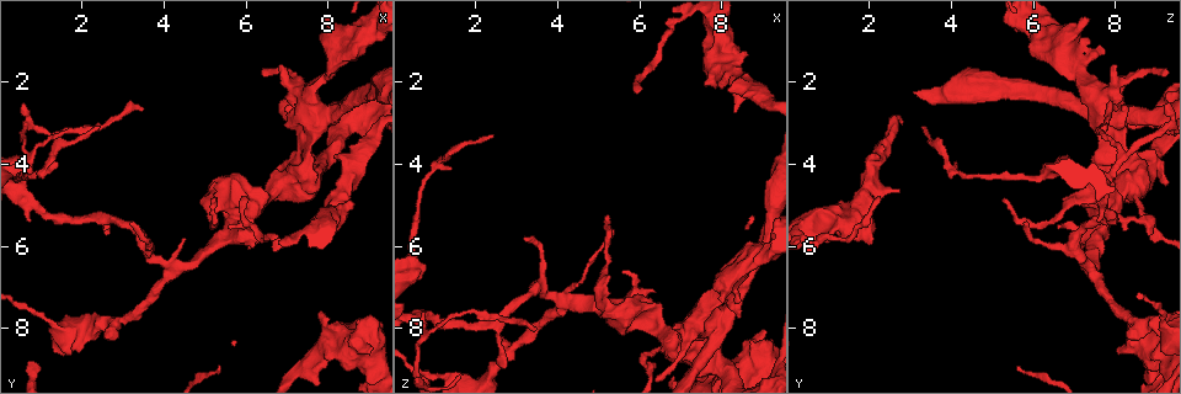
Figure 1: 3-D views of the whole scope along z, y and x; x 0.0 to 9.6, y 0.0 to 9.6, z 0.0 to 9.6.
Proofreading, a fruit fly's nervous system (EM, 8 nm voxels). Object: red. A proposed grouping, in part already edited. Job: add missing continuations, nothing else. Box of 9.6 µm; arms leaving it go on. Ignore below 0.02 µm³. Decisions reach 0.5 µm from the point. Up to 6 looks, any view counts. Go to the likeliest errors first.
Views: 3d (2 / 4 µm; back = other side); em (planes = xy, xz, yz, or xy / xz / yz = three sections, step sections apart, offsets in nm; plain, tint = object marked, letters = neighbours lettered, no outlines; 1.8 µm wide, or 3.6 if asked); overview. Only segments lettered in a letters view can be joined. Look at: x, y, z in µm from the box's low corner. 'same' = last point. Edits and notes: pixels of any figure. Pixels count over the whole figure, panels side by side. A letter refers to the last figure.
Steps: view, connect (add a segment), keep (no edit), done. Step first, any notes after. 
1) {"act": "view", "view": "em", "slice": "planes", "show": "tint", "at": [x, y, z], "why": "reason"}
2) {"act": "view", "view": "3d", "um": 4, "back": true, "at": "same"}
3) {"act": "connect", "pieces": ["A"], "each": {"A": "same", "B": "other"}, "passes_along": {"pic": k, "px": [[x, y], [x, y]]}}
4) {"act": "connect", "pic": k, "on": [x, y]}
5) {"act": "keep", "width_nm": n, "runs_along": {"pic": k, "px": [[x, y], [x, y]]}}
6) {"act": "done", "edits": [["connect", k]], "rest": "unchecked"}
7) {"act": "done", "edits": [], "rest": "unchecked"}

{"act": "view", "view": "3d", "um": 4, "at": [7.50, 3.10, 8.10], "why": "looks like a crossing"}

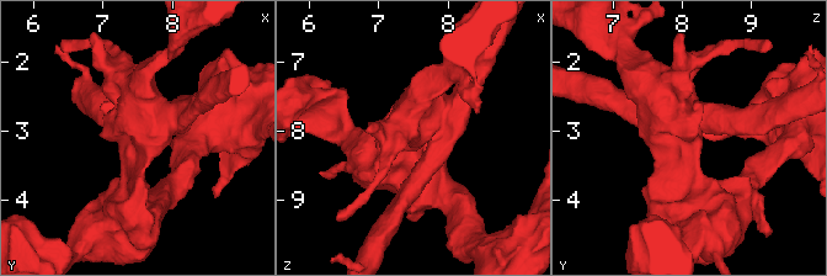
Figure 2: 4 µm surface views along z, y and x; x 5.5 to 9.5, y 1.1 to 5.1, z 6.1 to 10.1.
{"act": "view", "view": "em", "um": 3.6, "slice": "planes", "show": "tint", "at": [7.55, 3.05, 8.05], "why": "now the EM"}

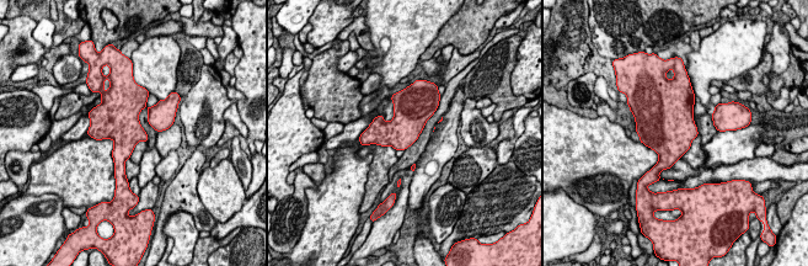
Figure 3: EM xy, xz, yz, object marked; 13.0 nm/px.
{"act": "view", "view": "em", "um": 3.6, "slice": "planes", "show": "letters", "at": "same", "why": "see the neighbours"}

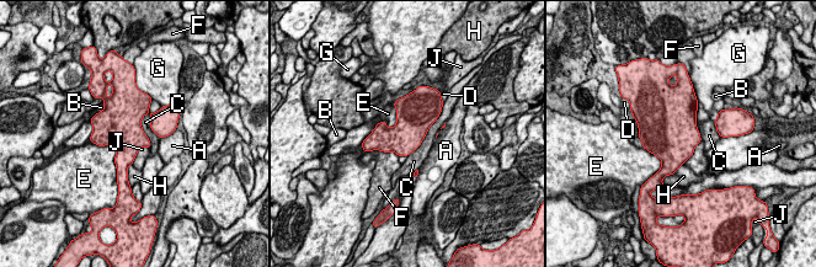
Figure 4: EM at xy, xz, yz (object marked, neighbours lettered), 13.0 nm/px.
{"act": "keep", "each": {"A": "other", "B": "other", "C": "other", "D": "other", "E": "other", "F": "other", "G": "other", "H": "other", "J": "other"}, "border": {"pic": 4, "px": [[149, 147], [142, 147], [131, 164]]}, "found": "none of them fits"}

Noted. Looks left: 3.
{"act": "view", "view": "em", "slice": "xy", "step": 8, "show": "tint", "at": [8.30, 4.60, 2.75], "why": "free end"}

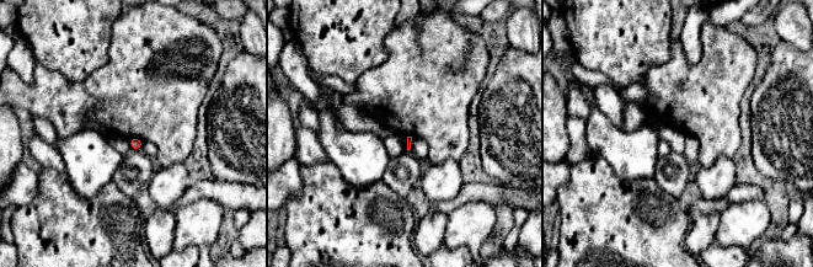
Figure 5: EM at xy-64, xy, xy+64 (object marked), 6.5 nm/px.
{"act": "view", "view": "em", "slice": "planes", "show": "letters", "at": "same"}

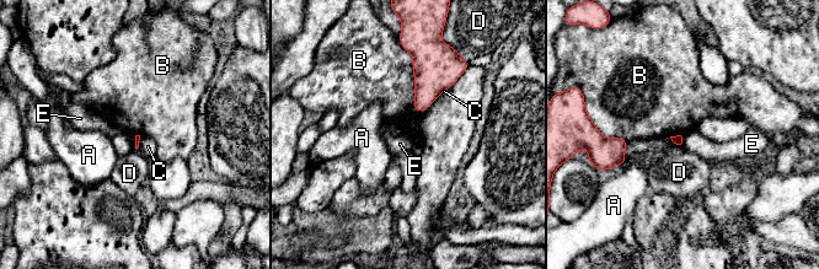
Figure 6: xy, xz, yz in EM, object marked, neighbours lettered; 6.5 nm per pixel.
{"act": "keep", "each": {"A": "other", "B": "other", "C": "other", "D": "other", "E": "other"}, "border": {"pic": 6, "px": [[405, 49], [422, 113]]}, "found": "none of them fits"}

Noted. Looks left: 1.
{"act": "done", "edits": [], "rest": "unchecked"}

